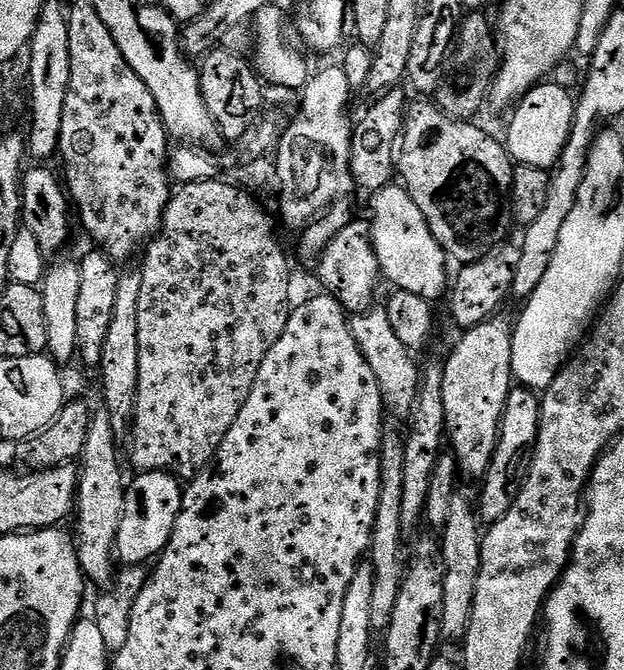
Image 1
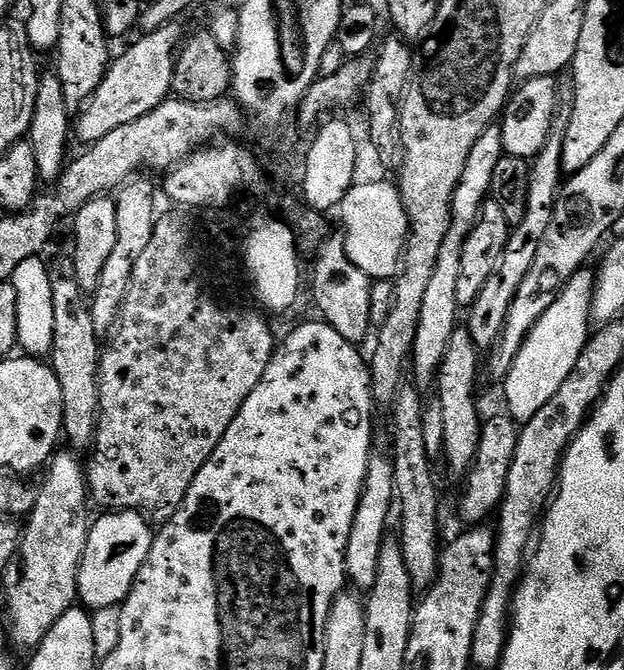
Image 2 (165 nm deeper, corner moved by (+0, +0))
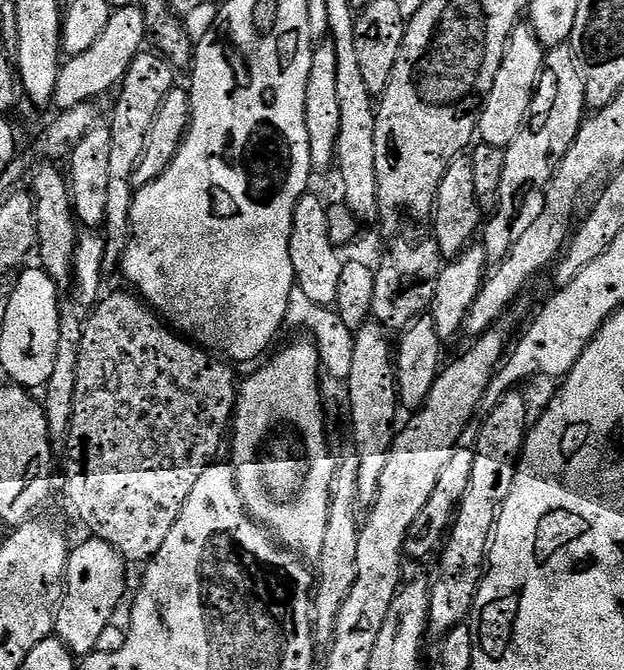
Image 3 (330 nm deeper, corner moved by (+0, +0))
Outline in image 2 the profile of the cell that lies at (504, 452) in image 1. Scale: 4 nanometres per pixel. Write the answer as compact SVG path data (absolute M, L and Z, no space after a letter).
M507 414L492 416L483 421L480 430L480 445L476 455L476 463L463 477L464 493L460 496L460 516L465 520L465 525L480 526L485 523L488 515L495 513L505 494L508 493L508 479L510 466L514 462L514 450L518 446L520 428L517 421Z

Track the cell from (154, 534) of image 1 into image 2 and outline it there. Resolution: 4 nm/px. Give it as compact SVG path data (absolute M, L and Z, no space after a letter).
M108 510L91 521L86 538L86 550L80 559L76 591L78 600L85 609L115 608L124 603L130 594L134 582L138 578L138 570L142 570L142 562L146 562L146 554L150 554L154 539L154 528L149 517L142 512L125 512L123 510Z

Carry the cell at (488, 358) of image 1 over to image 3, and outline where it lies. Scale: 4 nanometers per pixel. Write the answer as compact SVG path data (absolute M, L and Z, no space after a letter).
M575 43L553 44L545 51L544 69L536 83L536 93L530 102L530 110L518 138L504 149L504 170L500 200L492 216L487 217L482 232L483 243L489 257L499 262L538 222L538 214L544 209L544 194L548 183L554 178L566 150L575 142L576 135L586 119L588 99L586 98L586 78L588 73Z

